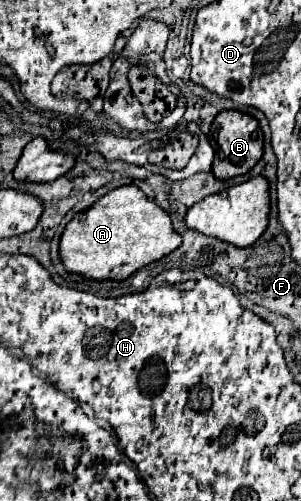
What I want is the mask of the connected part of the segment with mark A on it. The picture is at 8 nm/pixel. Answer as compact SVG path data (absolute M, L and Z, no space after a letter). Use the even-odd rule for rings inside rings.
M120 186L106 196L102 196L98 202L94 202L88 210L78 212L64 228L60 236L60 260L64 268L70 274L80 274L90 280L126 280L136 270L160 260L162 256L170 254L180 246L182 238L172 230L170 216L150 202L146 194L136 186Z

